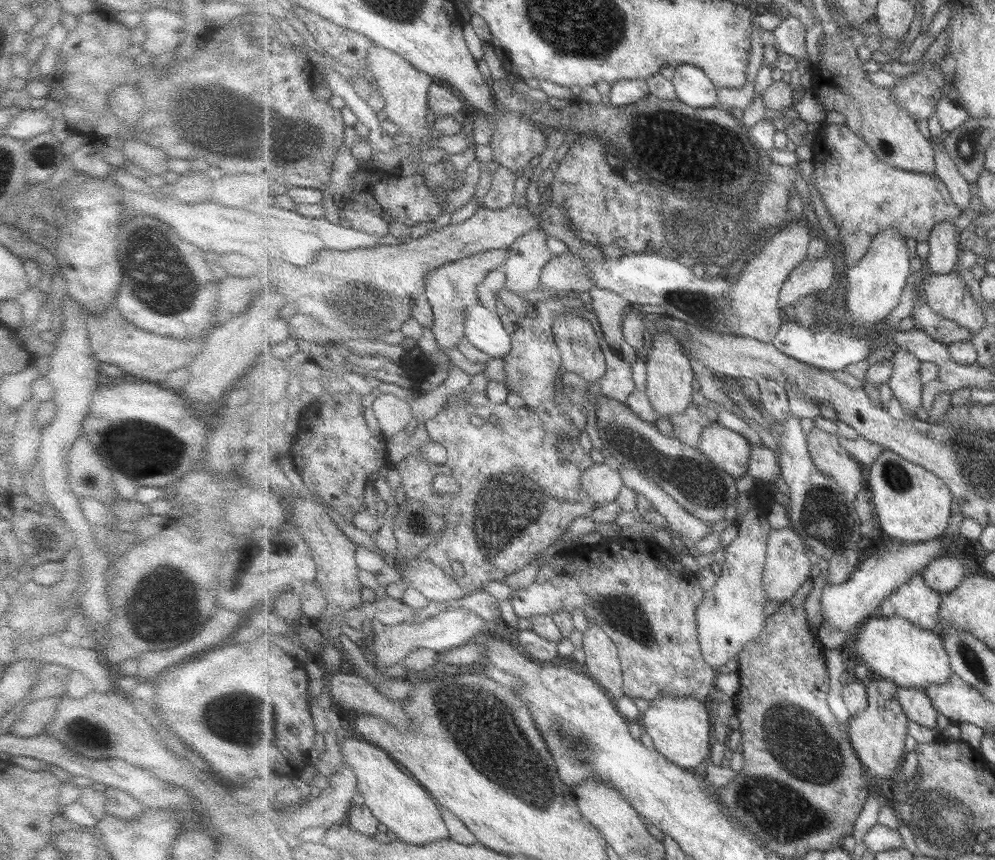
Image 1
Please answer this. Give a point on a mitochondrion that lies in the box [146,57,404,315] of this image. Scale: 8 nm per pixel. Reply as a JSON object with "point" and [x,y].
{"point":[226,123]}

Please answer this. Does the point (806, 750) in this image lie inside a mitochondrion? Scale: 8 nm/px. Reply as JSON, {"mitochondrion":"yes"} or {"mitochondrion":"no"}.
{"mitochondrion":"yes"}

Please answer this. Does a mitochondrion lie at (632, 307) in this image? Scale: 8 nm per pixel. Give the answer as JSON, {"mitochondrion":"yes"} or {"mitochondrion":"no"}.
{"mitochondrion":"no"}

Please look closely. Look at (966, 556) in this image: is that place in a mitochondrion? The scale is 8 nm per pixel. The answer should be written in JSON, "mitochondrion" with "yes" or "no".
{"mitochondrion":"no"}

